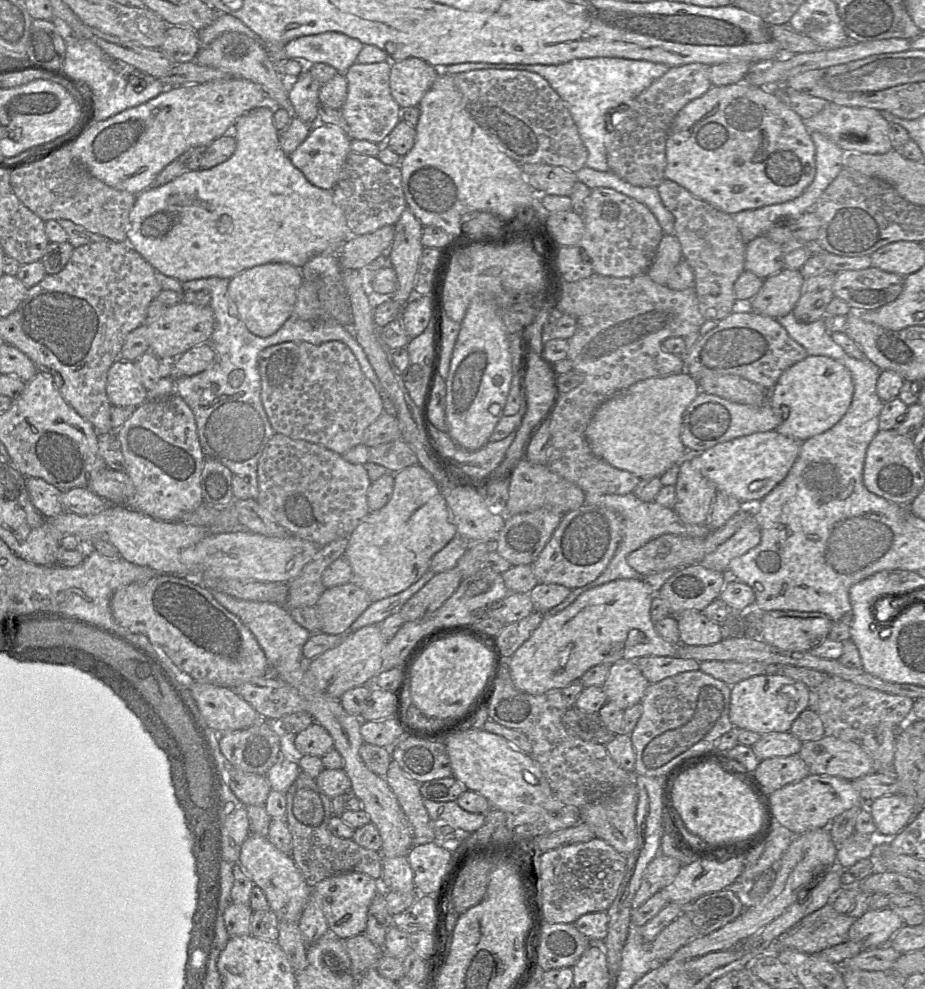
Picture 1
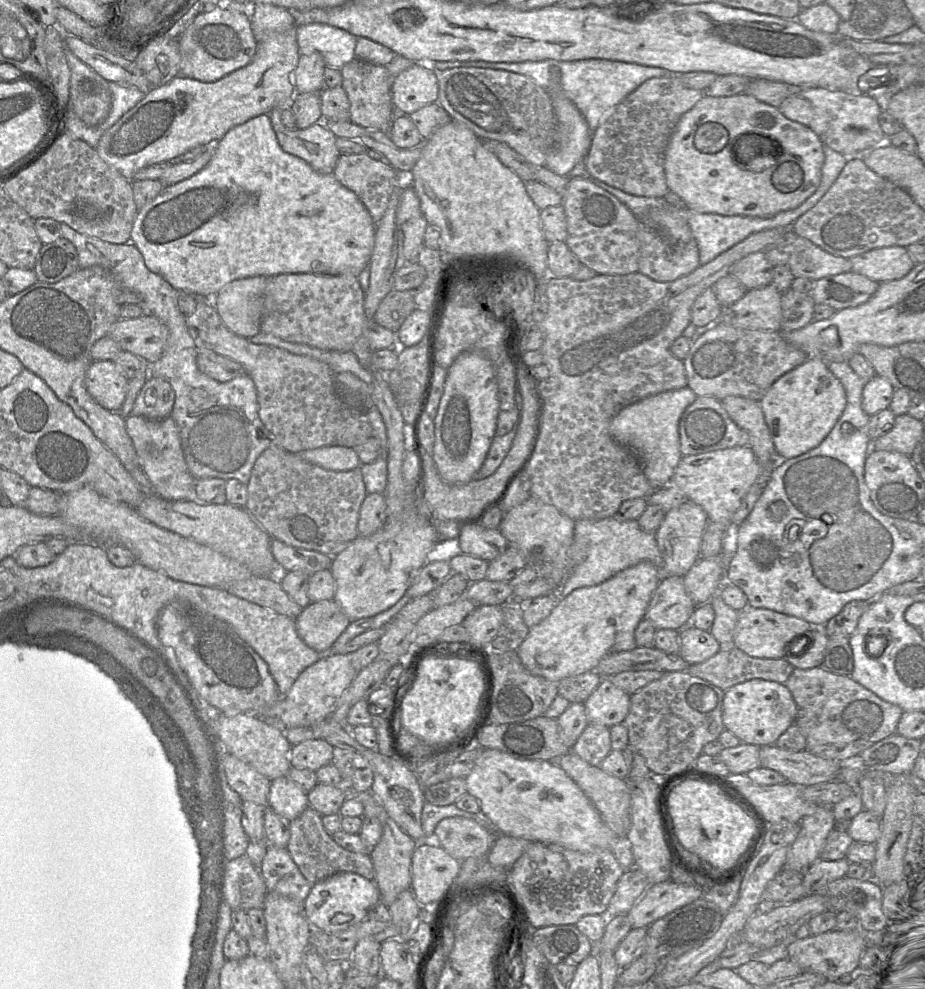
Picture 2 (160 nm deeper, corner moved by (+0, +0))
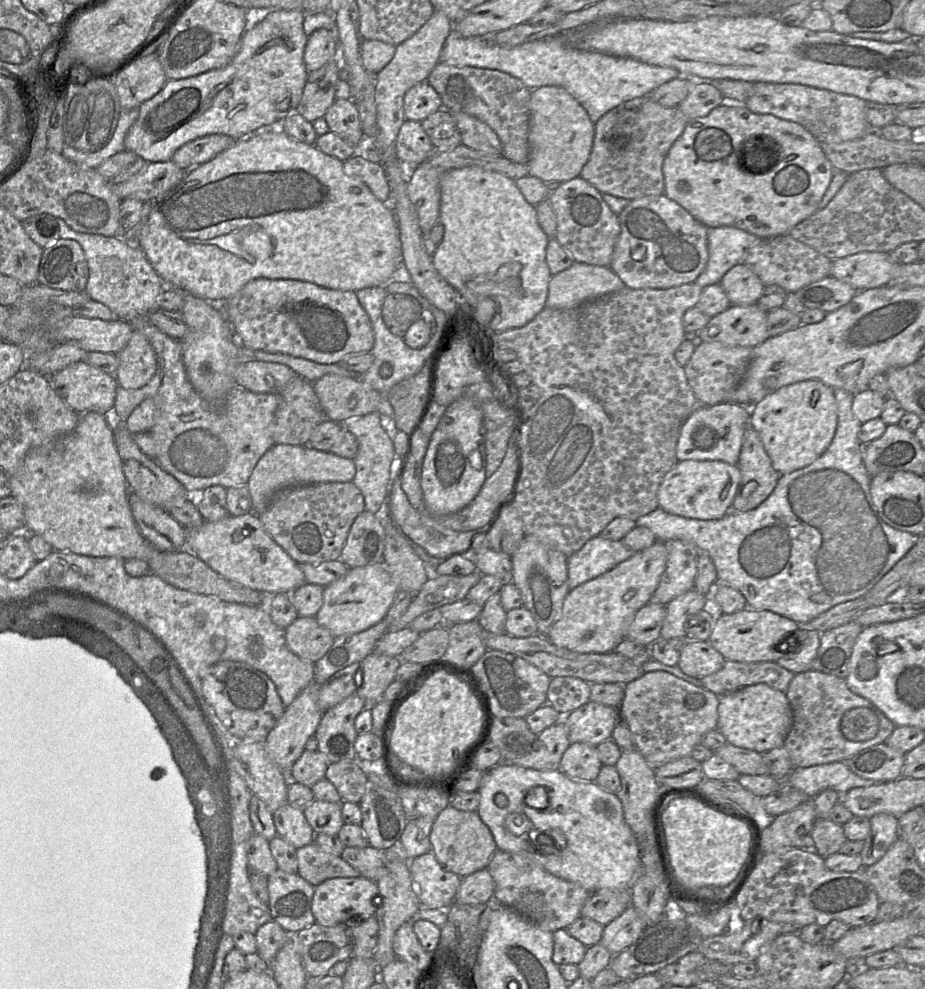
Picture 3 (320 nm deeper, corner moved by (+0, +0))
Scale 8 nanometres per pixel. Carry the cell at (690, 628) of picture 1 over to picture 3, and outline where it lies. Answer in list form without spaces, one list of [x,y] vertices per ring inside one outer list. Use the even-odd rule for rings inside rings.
[[[686,640],[677,666],[684,674],[701,679],[719,671],[725,661],[708,640]]]

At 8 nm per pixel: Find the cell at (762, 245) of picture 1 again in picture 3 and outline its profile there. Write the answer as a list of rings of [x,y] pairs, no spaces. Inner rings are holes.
[[[744,263],[732,267],[719,282],[731,305],[756,304],[765,285]]]

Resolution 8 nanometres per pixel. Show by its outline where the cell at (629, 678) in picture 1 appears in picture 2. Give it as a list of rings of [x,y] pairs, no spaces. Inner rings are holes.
[[[603,678],[584,701],[589,723],[609,728],[622,723],[629,712],[630,696],[618,688],[610,678]]]

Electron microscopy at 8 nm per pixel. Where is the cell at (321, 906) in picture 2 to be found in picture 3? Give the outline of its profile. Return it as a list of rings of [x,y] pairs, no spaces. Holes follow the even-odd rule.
[[[363,876],[336,877],[326,879],[314,886],[311,900],[311,911],[315,922],[323,926],[335,926],[351,918],[367,918],[375,914],[374,898],[377,890],[376,881]]]

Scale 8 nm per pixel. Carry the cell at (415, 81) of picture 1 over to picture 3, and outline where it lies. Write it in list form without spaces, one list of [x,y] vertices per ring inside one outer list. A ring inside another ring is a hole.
[[[428,81],[414,85],[404,96],[406,120],[421,122],[441,108],[443,108],[441,97]]]

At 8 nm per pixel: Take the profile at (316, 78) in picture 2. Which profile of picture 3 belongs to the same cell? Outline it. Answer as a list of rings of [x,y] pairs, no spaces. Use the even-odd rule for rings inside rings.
[[[336,23],[335,30],[320,28],[308,36],[303,54],[303,61],[308,73],[321,68],[338,56],[339,44]]]

